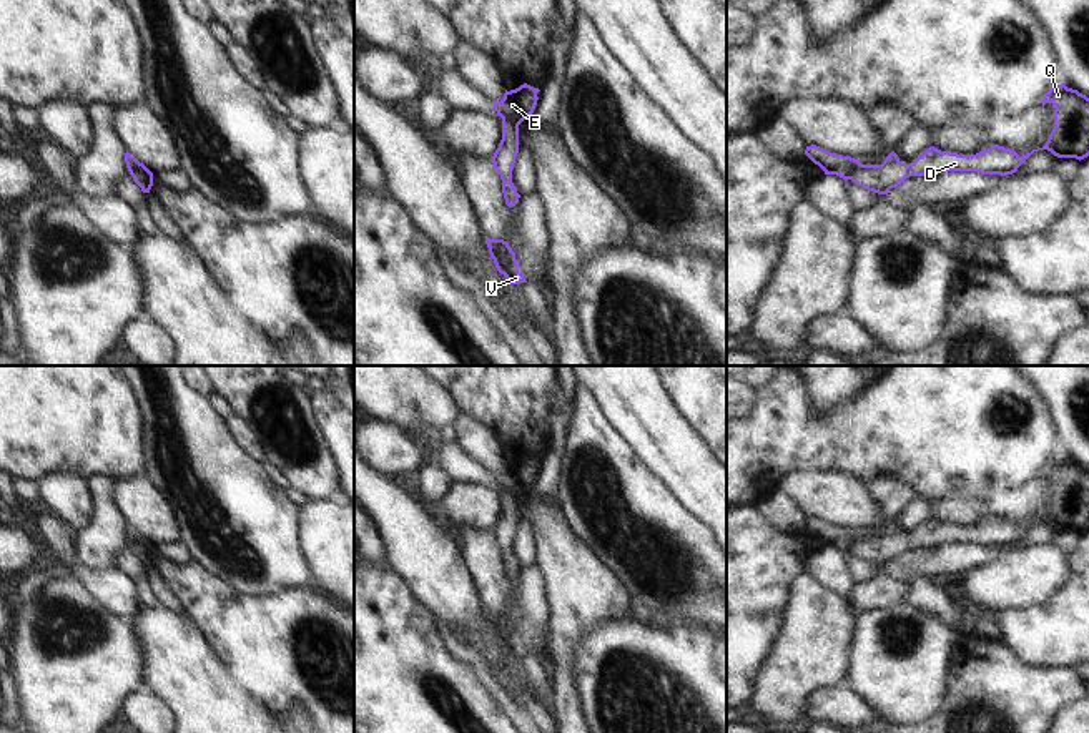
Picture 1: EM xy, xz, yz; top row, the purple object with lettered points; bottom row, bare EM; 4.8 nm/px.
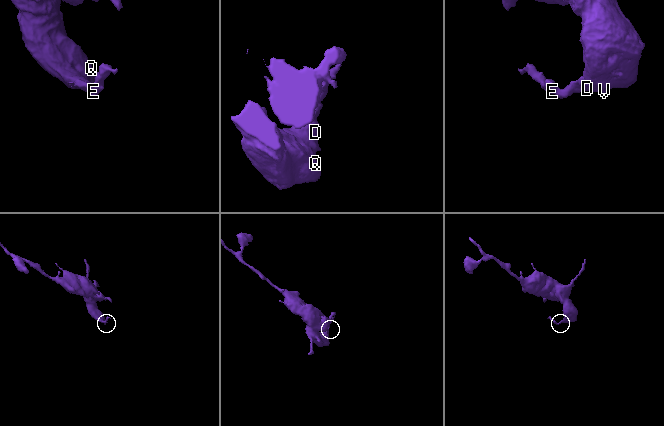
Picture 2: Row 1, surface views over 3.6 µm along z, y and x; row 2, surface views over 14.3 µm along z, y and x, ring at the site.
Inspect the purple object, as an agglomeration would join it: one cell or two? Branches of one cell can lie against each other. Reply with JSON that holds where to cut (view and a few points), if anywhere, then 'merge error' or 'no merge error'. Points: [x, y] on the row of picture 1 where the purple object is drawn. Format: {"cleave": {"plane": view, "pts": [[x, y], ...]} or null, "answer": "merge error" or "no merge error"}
{"cleave": {"plane": "xy", "pts": [[130, 170], [152, 182]]}, "answer": "merge error"}

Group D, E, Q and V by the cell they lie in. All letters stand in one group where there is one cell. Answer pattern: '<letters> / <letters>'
D Q V / E

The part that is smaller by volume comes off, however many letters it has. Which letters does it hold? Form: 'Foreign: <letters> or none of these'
Foreign: E.

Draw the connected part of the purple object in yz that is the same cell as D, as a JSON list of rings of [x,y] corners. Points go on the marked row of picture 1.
[[[1061,83],[1057,86],[1052,86],[1046,93],[1042,105],[1046,105],[1046,103],[1052,103],[1056,108],[1054,110],[1054,128],[1052,128],[1046,145],[1042,148],[1032,150],[1031,153],[1019,156],[1014,150],[1009,150],[1009,148],[1004,148],[999,145],[993,145],[989,150],[983,150],[976,155],[958,155],[958,153],[941,151],[934,146],[929,146],[911,165],[906,165],[898,158],[898,155],[894,151],[891,151],[881,165],[863,165],[861,163],[853,171],[851,181],[868,191],[873,191],[878,194],[886,194],[891,188],[896,188],[909,176],[928,176],[928,175],[936,175],[939,171],[976,171],[981,175],[1001,175],[1001,176],[1013,175],[1034,151],[1039,151],[1039,150],[1047,150],[1057,158],[1076,158],[1079,161],[1087,158],[1089,156],[1089,98],[1086,95],[1079,93],[1077,90],[1067,88],[1064,83]]]

